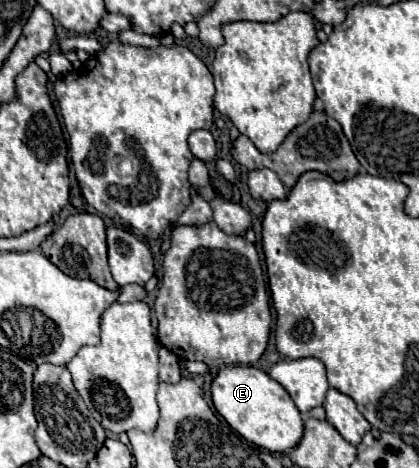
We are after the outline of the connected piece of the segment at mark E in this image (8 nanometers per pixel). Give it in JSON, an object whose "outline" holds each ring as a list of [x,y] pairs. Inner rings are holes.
{"outline":[[[224,366],[212,380],[212,400],[222,418],[248,442],[270,452],[286,452],[302,438],[302,418],[288,392],[254,366]]]}

